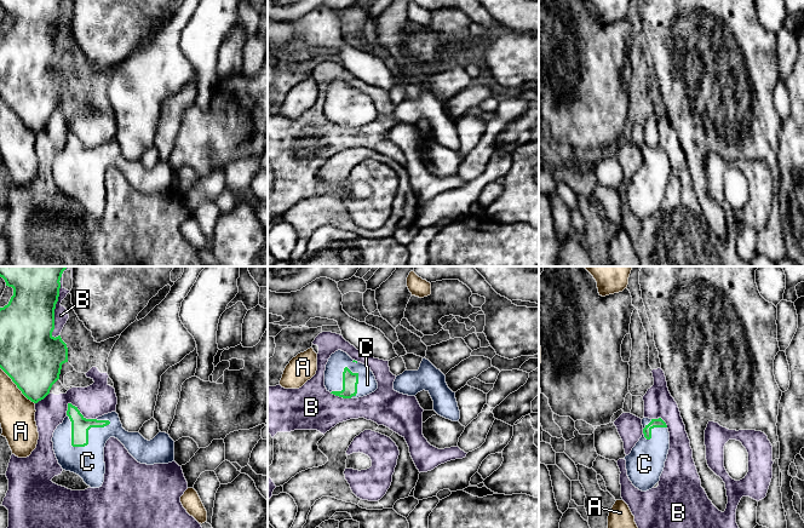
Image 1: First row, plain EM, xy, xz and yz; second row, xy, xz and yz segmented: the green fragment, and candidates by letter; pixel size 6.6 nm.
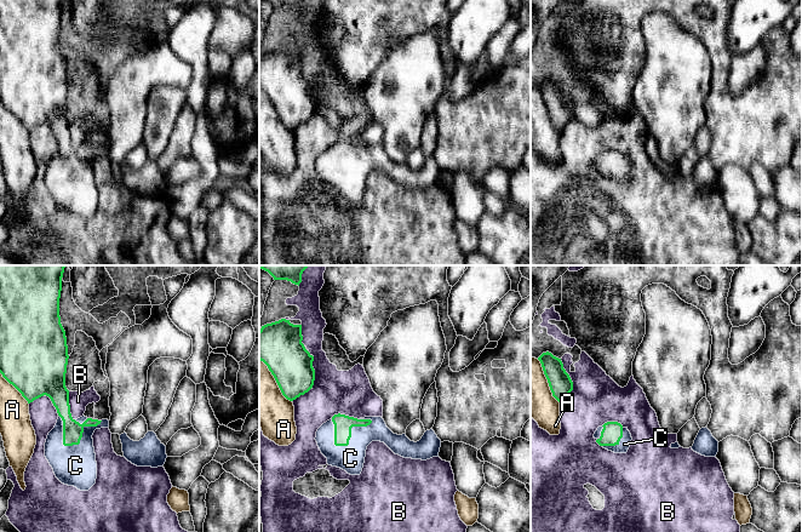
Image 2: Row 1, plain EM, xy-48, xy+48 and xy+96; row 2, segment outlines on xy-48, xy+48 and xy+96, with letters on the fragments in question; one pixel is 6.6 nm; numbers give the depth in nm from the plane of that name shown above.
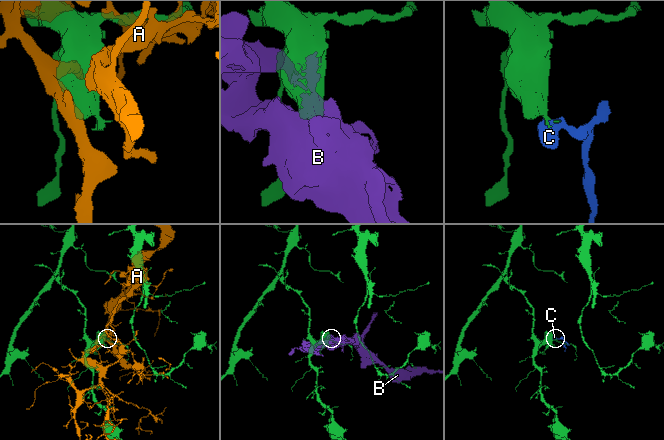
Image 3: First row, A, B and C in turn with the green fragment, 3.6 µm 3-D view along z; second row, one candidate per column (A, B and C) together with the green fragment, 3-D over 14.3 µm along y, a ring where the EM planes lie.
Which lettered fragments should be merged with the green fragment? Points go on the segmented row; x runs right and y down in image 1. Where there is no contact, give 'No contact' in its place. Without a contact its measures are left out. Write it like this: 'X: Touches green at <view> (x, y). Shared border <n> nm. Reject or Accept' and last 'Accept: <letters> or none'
A: Touches green at xy (17, 386). Shared border 340 nm. Reject
B: Touches green at xy (56, 303). Shared border 480 nm. Reject
C: Touches green at xy (87, 435). Shared border 320 nm. Accept
Accept: C

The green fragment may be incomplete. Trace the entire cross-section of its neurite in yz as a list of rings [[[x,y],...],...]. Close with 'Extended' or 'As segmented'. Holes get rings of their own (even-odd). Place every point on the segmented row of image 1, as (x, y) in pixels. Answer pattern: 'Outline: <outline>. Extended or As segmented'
Outline: [[[643,418],[642,425],[643,435],[625,460],[632,484],[647,492],[660,481],[670,449],[670,432],[661,418]]]. Extended

